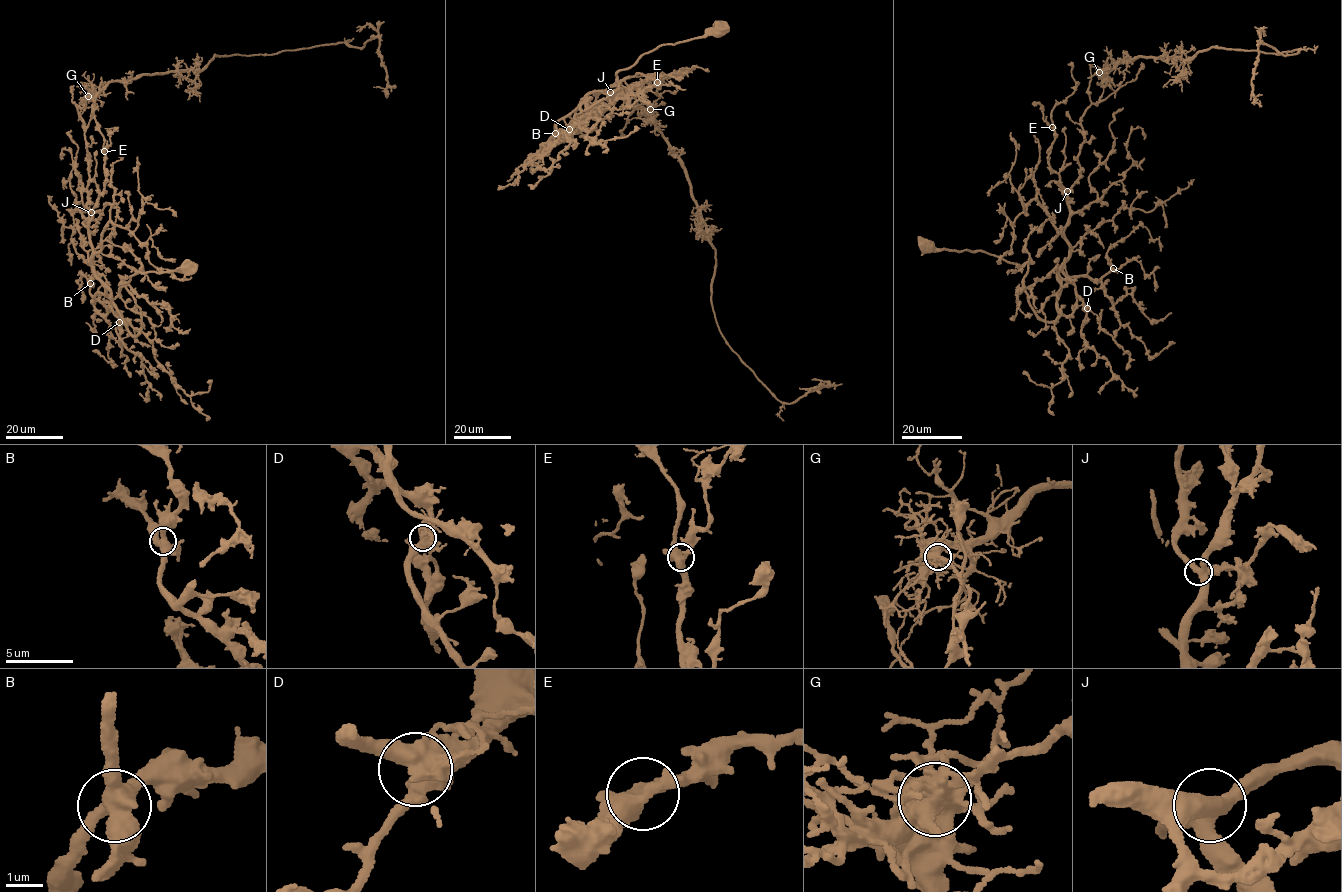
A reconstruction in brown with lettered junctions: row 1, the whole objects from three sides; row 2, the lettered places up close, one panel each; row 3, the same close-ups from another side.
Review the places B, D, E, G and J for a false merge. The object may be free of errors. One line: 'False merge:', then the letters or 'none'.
False merge: G

